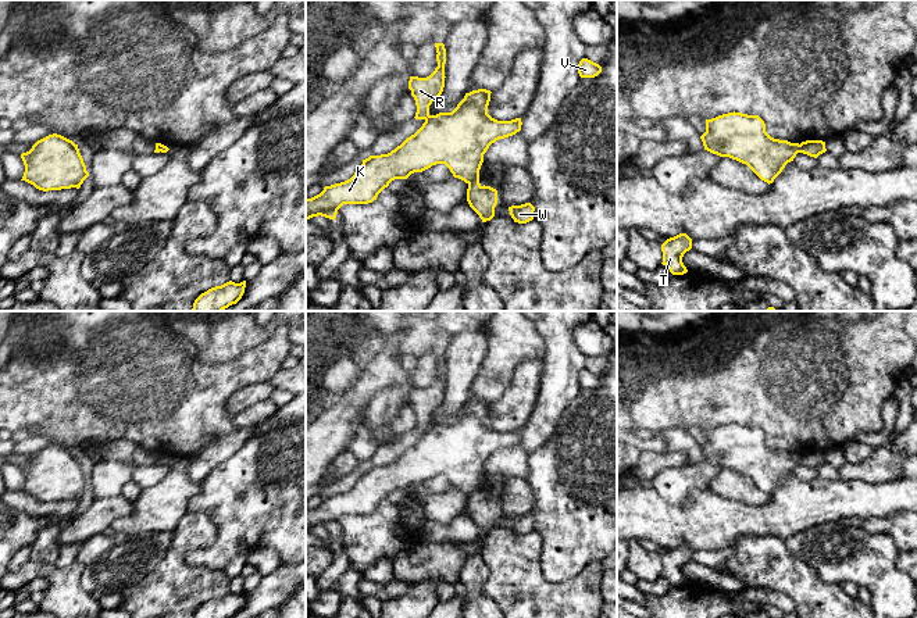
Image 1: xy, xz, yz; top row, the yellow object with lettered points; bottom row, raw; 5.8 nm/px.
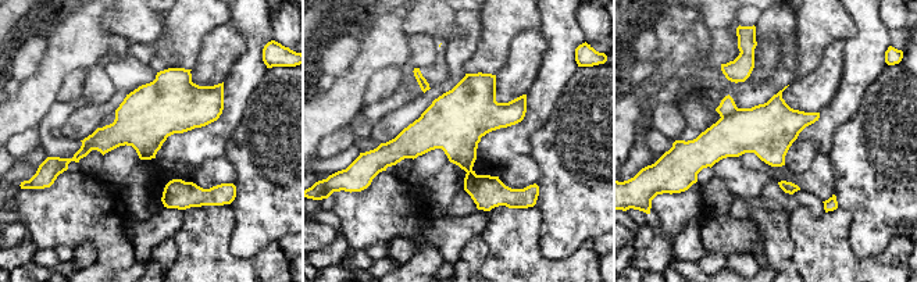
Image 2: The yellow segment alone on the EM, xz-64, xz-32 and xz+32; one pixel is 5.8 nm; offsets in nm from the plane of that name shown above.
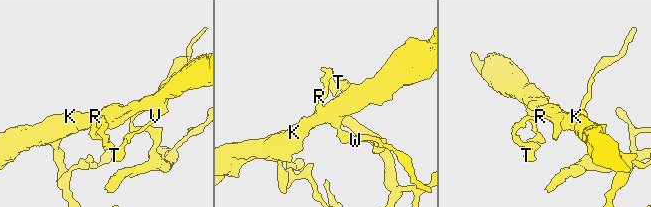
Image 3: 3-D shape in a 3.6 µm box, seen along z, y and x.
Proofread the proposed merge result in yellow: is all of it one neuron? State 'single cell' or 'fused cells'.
fused cells

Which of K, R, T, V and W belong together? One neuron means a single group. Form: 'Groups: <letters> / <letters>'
Groups: K R T V / W

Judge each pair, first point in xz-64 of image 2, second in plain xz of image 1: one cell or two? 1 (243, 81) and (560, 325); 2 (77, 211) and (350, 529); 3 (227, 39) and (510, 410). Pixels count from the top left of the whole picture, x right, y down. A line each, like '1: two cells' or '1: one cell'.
1: one cell
2: one cell
3: one cell

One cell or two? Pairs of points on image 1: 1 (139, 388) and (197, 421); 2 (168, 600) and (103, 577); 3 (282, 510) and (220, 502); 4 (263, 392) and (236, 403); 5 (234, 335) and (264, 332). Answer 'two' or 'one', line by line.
1: one
2: two
3: one
4: one
5: one

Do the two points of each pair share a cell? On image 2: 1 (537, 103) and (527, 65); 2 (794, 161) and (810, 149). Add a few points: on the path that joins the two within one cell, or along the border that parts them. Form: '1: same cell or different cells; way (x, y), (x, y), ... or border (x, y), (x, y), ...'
1: different cells; border (545, 52), (537, 78), (525, 93)
2: same cell; way (798, 159), (806, 150)

